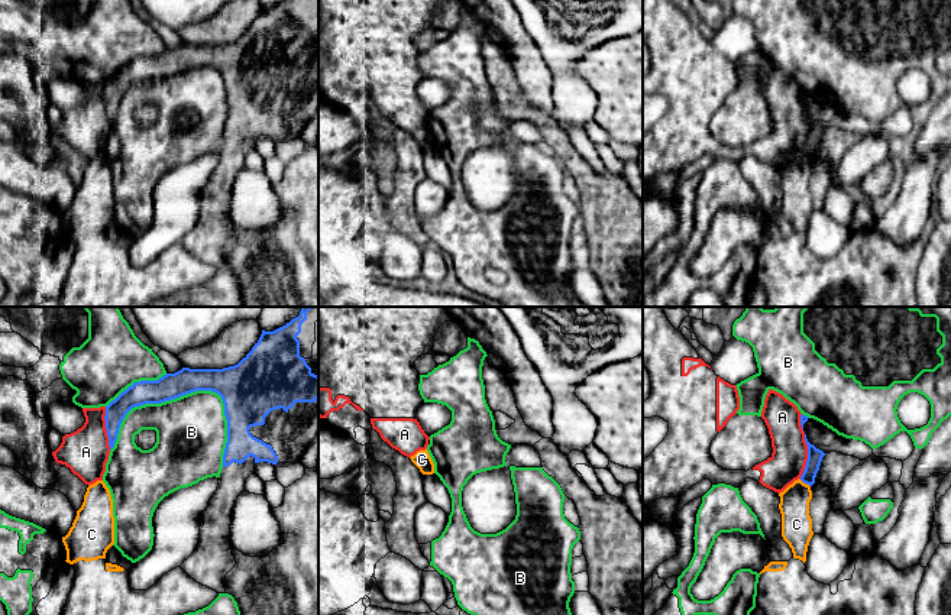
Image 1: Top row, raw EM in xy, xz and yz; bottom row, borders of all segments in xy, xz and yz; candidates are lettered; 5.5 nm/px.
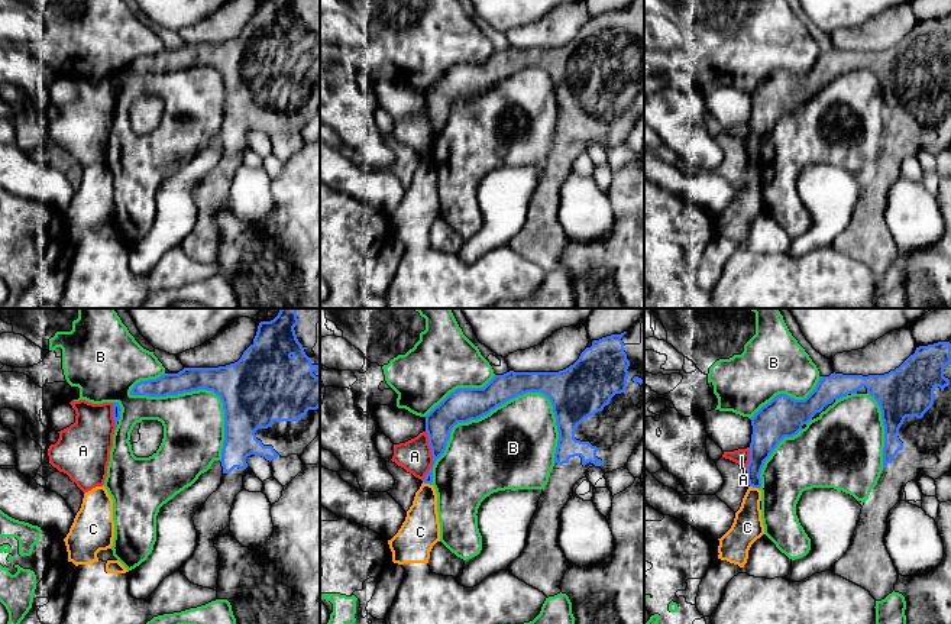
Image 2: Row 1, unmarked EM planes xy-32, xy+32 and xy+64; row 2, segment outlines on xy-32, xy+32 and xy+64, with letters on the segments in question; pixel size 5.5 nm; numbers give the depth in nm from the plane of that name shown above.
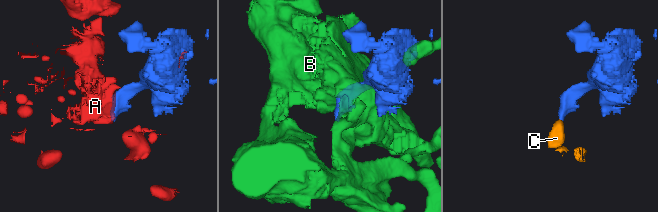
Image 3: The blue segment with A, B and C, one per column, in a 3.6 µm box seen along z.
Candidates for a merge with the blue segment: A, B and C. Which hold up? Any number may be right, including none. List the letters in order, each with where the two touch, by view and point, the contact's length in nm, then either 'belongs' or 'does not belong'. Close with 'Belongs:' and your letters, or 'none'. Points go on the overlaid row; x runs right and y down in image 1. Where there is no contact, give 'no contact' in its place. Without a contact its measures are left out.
A: meets blue in yz at (806, 444); contact 360 nm long; does not belong
B: meets blue in xy at (157, 403); contact 700 nm long; does not belong
C: meets blue in yz at (805, 482); contact 80 nm long; does not belong
Belongs: none

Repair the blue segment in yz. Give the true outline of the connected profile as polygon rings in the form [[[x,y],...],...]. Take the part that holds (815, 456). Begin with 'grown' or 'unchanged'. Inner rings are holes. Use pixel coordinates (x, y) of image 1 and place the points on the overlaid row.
unchanged | [[[805,434],[805,441],[808,446],[808,460],[806,460],[805,470],[800,476],[800,480],[812,486],[815,483],[815,478],[816,478],[816,473],[819,470],[819,466],[825,453],[816,449],[813,444],[811,444],[806,438],[806,434]]]

